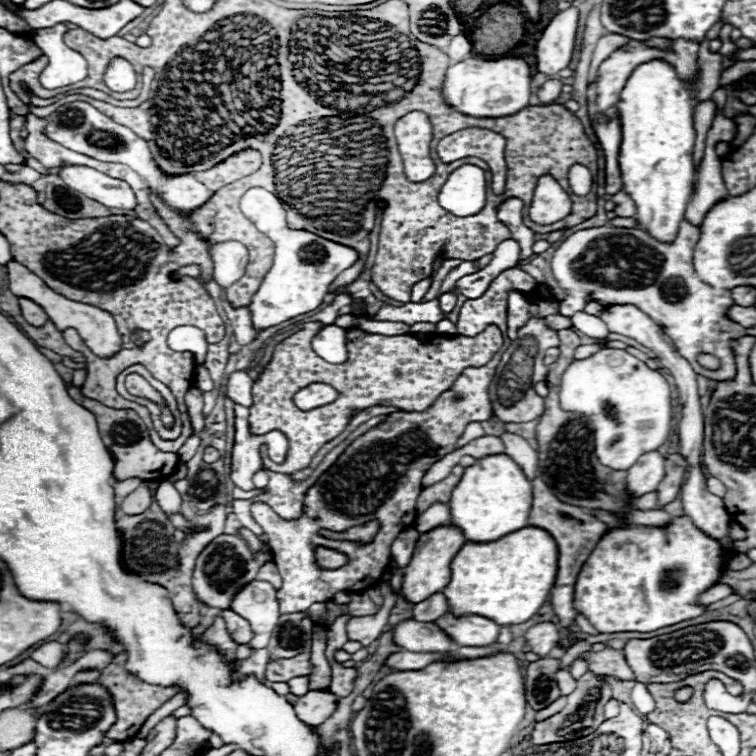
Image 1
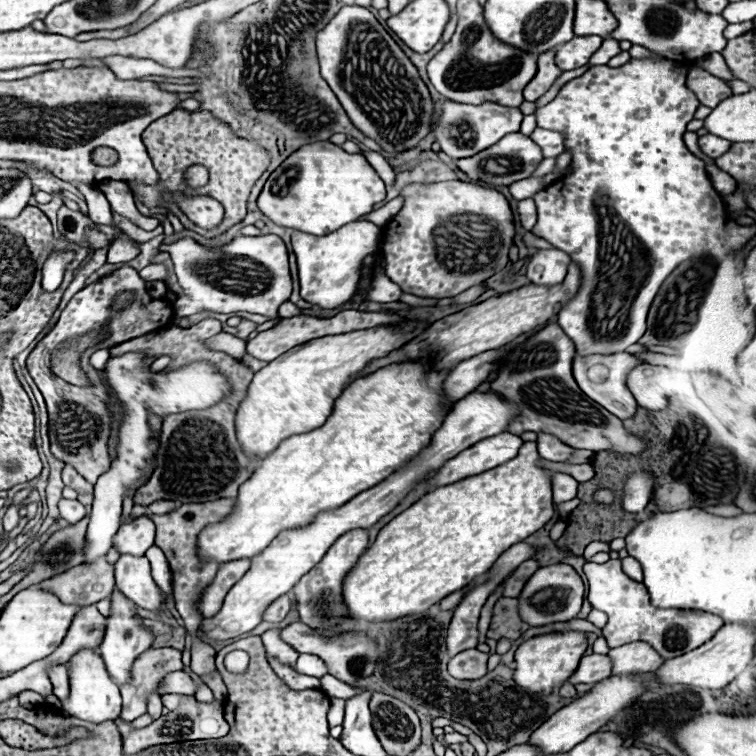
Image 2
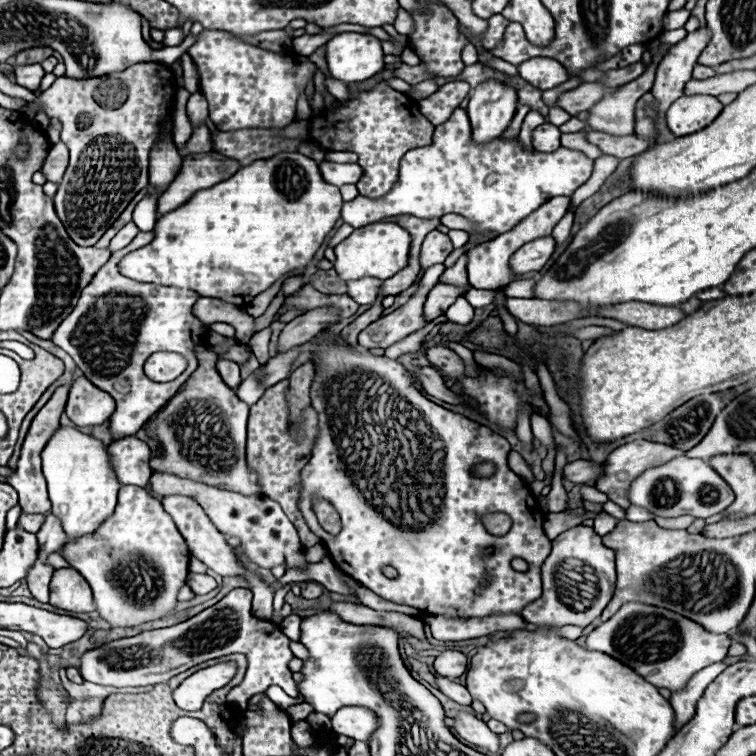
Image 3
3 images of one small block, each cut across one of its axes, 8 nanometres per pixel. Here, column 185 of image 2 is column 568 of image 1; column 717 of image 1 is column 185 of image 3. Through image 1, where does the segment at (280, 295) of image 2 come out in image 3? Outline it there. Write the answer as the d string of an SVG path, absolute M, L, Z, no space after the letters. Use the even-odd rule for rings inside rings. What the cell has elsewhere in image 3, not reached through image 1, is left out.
M138 232L126 248L114 252L84 288L72 314L52 336L52 342L74 358L84 376L116 400L116 412L110 420L112 442L134 436L178 392L178 388L198 368L194 338L206 332L206 326L192 314L192 306L200 298L198 292L134 282L118 272L120 256L146 246L152 240L154 232ZM160 350L180 352L188 360L188 368L172 382L154 382L142 370L146 358Z

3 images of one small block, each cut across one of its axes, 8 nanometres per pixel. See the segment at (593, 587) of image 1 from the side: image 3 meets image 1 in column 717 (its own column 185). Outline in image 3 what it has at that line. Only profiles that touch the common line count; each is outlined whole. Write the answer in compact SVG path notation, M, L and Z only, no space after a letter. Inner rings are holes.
M122 486L118 492L116 512L106 520L92 536L84 536L84 540L66 542L62 556L70 562L74 570L78 570L94 592L94 602L98 614L112 624L112 628L138 626L144 622L160 620L174 614L178 590L186 584L188 578L188 562L190 552L186 540L180 536L178 528L172 524L172 518L164 512L160 500L152 498L146 488Z

